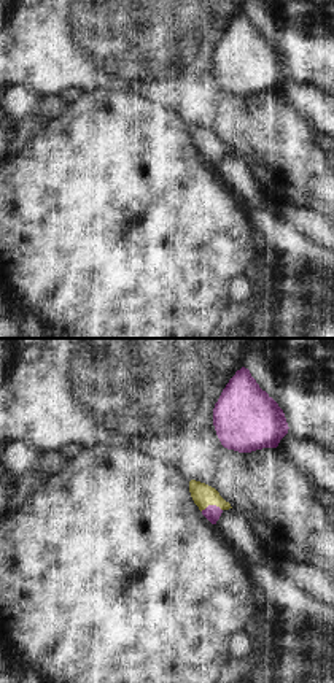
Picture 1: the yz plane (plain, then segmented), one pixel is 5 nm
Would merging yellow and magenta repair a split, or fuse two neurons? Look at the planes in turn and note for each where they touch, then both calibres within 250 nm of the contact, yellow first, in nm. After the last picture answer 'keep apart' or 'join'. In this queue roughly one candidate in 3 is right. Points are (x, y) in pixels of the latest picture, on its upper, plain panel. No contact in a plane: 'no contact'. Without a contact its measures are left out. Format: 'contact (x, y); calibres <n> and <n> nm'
contact (210, 148); calibres 120 and 80 nm

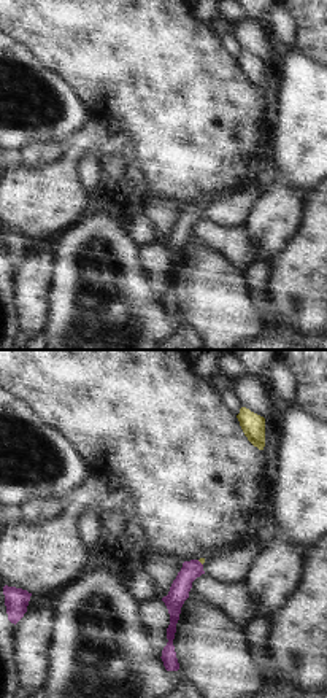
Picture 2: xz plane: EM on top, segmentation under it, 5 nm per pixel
contact (200, 205); calibres 30 and 100 nm

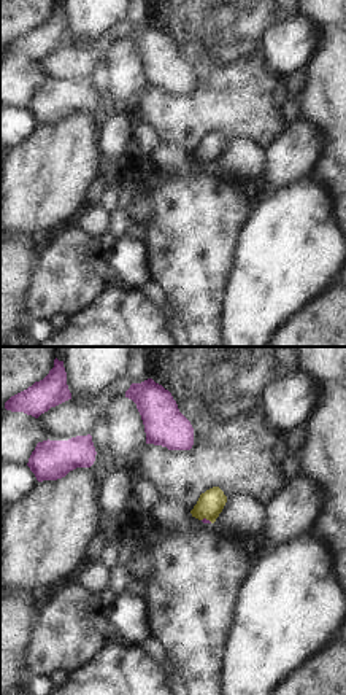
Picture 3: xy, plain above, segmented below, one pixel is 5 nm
contact (207, 163); calibres 140 and 20 nm

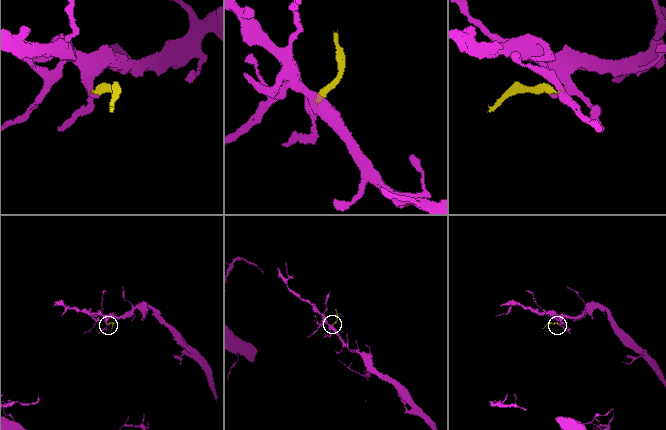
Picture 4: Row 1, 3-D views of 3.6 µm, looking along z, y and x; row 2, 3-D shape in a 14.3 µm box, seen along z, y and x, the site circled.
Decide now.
join

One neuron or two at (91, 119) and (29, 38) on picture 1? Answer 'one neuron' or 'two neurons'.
two neurons

